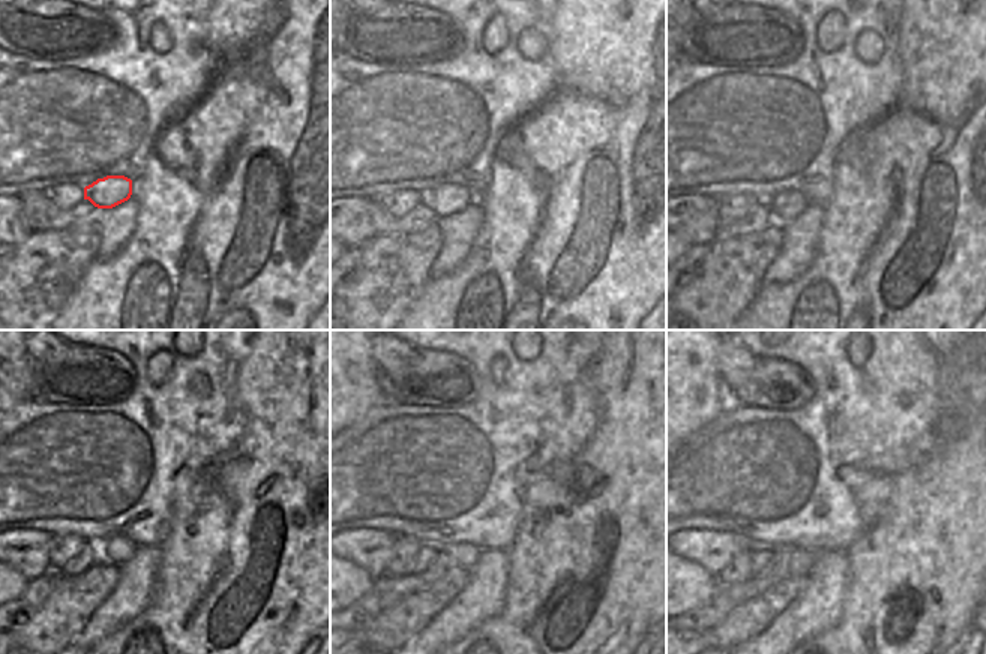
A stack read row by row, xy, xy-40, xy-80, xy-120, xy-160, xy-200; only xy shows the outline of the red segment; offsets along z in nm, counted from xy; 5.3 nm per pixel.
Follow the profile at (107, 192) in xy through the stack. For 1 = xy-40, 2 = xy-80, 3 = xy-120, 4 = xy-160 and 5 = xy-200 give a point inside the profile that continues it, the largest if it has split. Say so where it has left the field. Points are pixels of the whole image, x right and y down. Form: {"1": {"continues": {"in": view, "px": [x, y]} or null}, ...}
{"1": {"continues": {"in": "xy-40", "px": [446, 200]}}, "2": {"continues": {"in": "xy-80", "px": [785, 206]}}, "3": {"continues": {"in": "xy-120", "px": [116, 549]}}, "4": {"continues": {"in": "xy-160", "px": [462, 555]}}, "5": {"continues": {"in": "xy-200", "px": [802, 560]}}}

